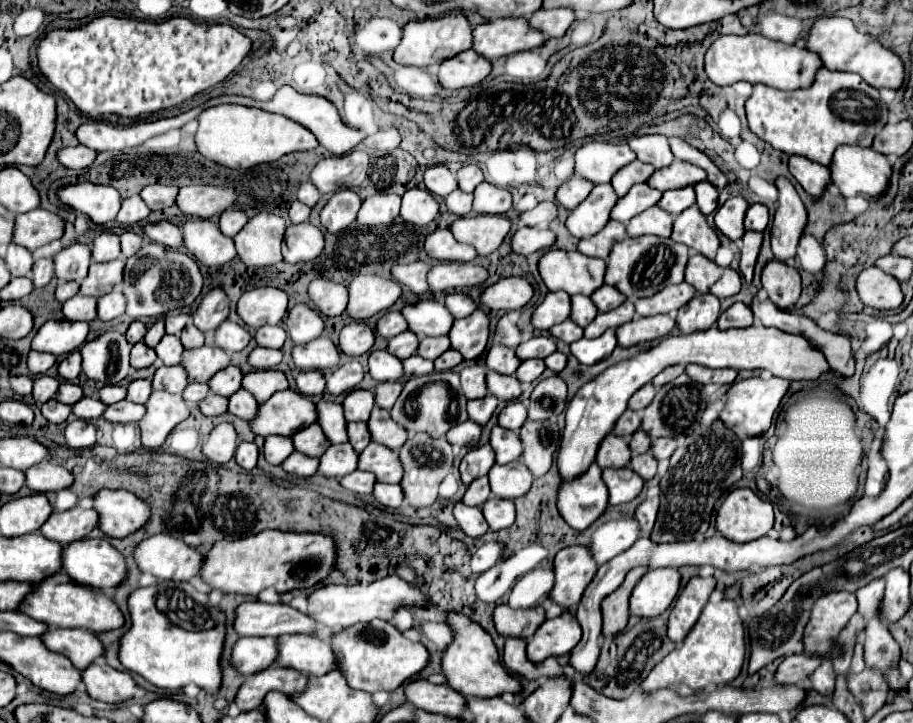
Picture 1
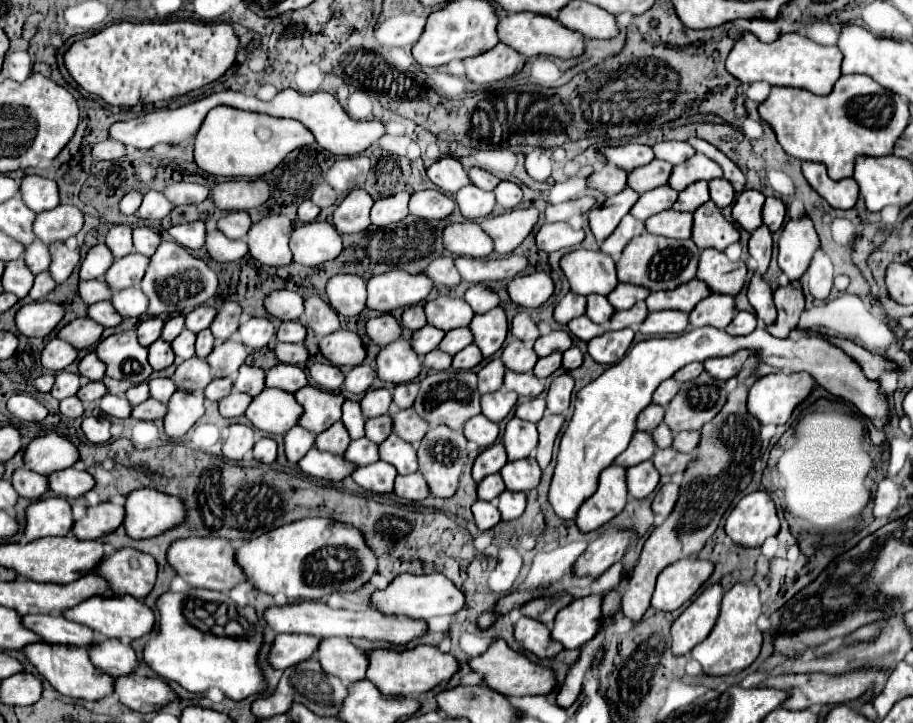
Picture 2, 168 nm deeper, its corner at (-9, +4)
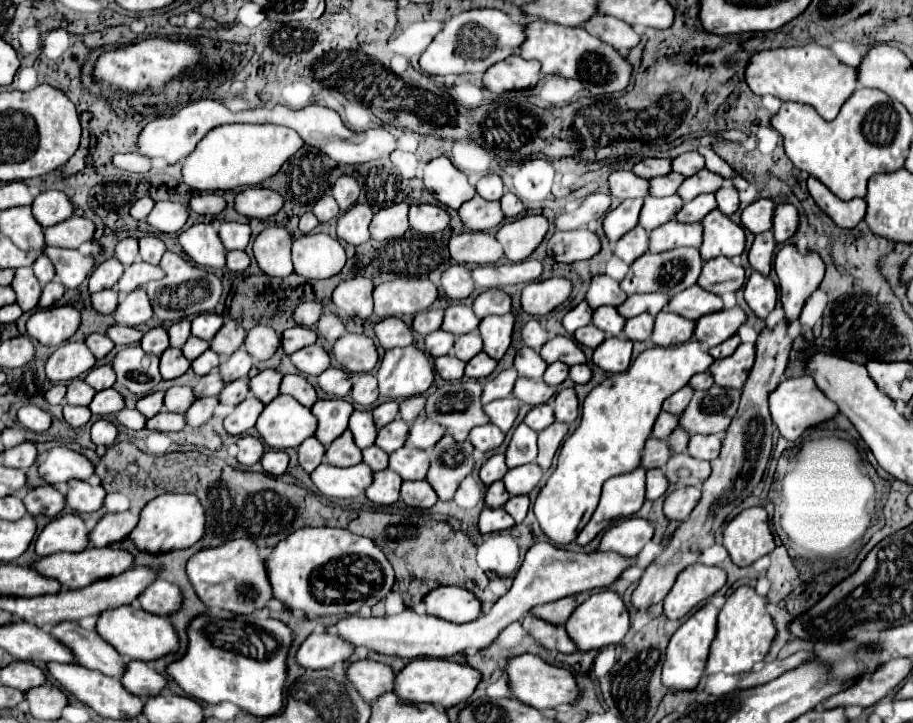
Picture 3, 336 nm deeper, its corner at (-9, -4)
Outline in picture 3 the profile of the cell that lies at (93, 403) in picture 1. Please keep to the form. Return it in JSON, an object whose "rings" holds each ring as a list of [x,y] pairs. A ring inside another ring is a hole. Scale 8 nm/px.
{"rings":[[[122,409],[120,413],[116,413],[116,419],[118,423],[122,423],[124,427],[128,429],[144,429],[144,423],[146,423],[146,417],[142,413],[138,413],[136,409]]]}

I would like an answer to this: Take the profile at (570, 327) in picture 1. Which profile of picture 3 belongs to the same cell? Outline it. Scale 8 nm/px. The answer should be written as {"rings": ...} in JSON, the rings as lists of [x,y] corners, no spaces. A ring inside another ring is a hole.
{"rings":[[[586,325],[586,327],[580,327],[576,329],[574,333],[574,339],[580,343],[580,345],[586,345],[586,347],[598,347],[604,339],[606,339],[606,333],[596,329],[594,325]]]}

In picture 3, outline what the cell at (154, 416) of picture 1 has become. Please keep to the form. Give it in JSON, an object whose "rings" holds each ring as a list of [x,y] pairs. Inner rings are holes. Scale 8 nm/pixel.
{"rings":[[[216,397],[196,399],[196,401],[190,405],[190,409],[184,413],[186,429],[196,429],[196,427],[200,427],[202,423],[206,423],[206,421],[212,417],[212,411],[214,411],[216,403],[218,403]]]}

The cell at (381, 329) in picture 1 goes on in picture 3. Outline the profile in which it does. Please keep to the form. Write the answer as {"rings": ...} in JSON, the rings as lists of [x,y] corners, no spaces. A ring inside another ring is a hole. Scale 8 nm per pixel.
{"rings":[[[428,309],[428,311],[420,311],[414,321],[412,321],[412,329],[420,335],[428,335],[436,329],[440,329],[442,325],[442,317],[444,317],[444,311],[442,309]]]}

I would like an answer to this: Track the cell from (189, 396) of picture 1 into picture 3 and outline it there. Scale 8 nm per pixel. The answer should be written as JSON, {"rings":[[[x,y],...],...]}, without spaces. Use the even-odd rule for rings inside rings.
{"rings":[[[236,379],[236,381],[224,385],[218,399],[220,399],[220,403],[226,403],[226,405],[238,405],[246,395],[248,395],[248,381]]]}

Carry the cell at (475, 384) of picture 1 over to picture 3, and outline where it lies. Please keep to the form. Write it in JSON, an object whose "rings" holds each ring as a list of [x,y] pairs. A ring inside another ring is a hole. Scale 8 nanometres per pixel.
{"rings":[[[510,367],[510,369],[504,369],[502,373],[498,373],[494,379],[486,381],[484,389],[482,389],[482,403],[490,403],[494,399],[504,399],[512,393],[512,387],[514,387],[514,381],[518,379],[518,373]]]}

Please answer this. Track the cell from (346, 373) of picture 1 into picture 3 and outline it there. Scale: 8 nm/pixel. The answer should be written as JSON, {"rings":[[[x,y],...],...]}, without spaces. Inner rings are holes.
{"rings":[[[362,373],[354,377],[350,399],[360,407],[372,407],[378,399],[378,383],[372,373]]]}

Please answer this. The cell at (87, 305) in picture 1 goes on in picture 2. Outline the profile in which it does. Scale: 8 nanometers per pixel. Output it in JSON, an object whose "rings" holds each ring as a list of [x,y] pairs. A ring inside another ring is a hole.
{"rings":[[[100,301],[96,305],[92,305],[88,309],[90,319],[94,319],[96,323],[104,325],[104,327],[118,327],[122,323],[122,315],[116,313],[116,309],[112,307],[110,301]]]}

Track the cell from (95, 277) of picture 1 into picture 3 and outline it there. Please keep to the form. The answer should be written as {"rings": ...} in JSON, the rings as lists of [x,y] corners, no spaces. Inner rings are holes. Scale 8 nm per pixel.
{"rings":[[[134,261],[132,265],[128,265],[124,269],[124,275],[116,283],[116,289],[122,295],[128,295],[128,293],[144,287],[148,281],[160,279],[160,277],[164,277],[164,271],[158,265],[148,265],[146,261]]]}

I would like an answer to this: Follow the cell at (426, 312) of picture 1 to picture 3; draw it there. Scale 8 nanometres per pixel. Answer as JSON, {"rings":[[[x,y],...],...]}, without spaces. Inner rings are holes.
{"rings":[[[450,305],[444,311],[442,329],[452,335],[464,335],[474,329],[478,329],[480,319],[474,315],[474,311],[468,305]]]}

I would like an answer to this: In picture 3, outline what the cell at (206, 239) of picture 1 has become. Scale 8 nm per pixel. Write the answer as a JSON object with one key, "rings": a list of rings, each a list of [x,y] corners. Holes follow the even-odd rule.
{"rings":[[[228,251],[226,253],[226,267],[230,271],[244,271],[250,265],[246,251]]]}

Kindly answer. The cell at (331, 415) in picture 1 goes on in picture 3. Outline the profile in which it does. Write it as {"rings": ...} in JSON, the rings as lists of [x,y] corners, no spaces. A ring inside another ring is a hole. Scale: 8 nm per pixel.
{"rings":[[[356,409],[356,411],[352,413],[348,429],[352,431],[354,441],[356,441],[356,445],[358,445],[360,449],[370,447],[370,445],[374,443],[374,439],[376,439],[376,433],[378,433],[378,429],[376,429],[376,425],[374,425],[374,421],[372,421],[372,413],[366,411],[366,409],[362,409],[362,411]]]}

